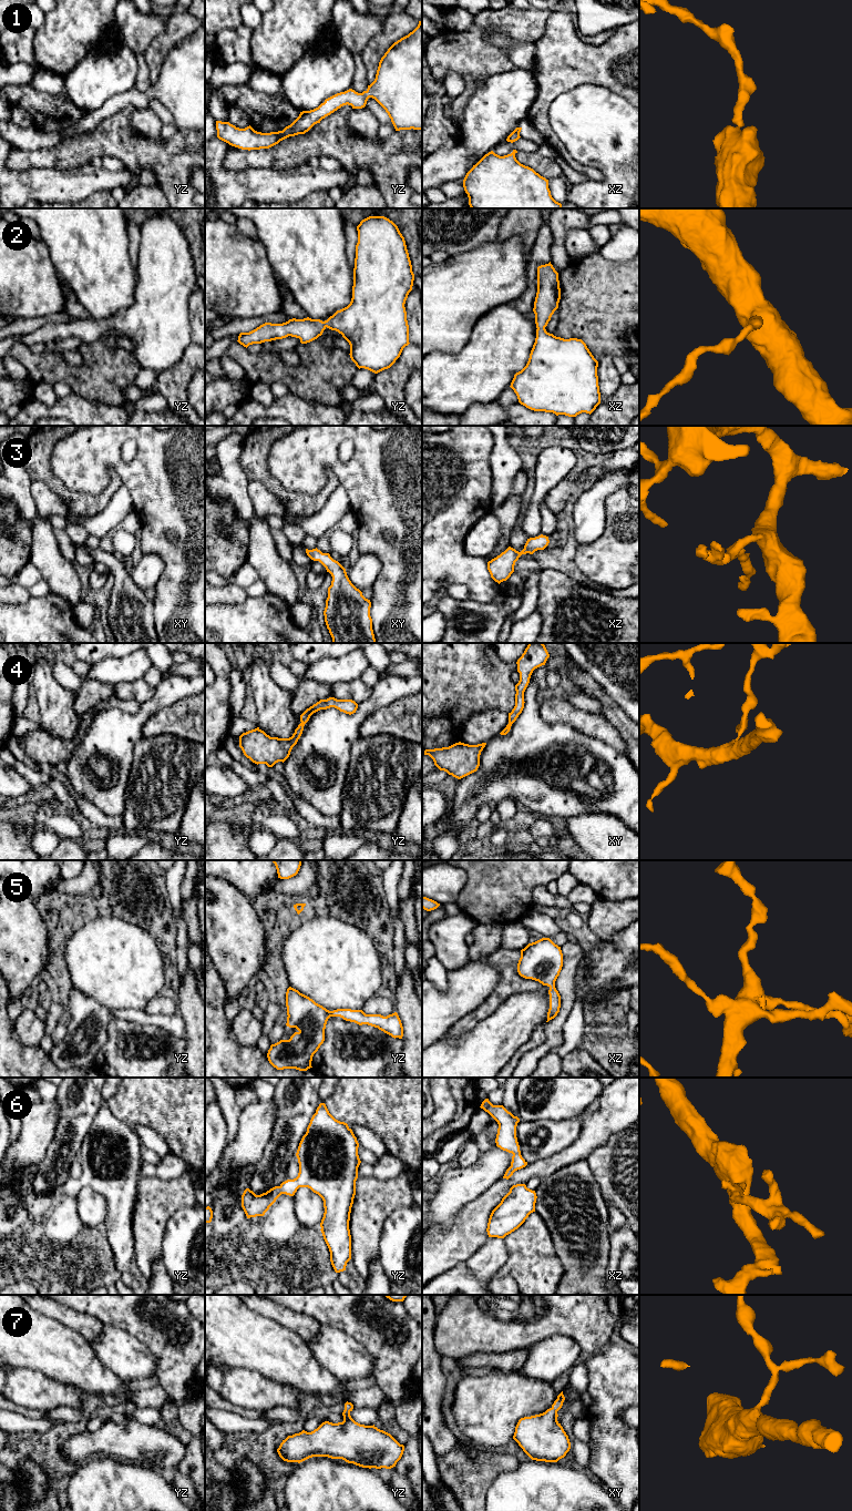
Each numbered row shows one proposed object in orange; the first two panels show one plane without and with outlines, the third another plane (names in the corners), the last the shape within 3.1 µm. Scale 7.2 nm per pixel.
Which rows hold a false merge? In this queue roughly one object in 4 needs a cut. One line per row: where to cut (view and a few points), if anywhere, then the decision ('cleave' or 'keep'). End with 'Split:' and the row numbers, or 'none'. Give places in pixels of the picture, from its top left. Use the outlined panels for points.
1: cut none; keep
2: cut none; keep
3: cut none; keep
4: cut none; keep
5: cut none; keep
6: cut none; keep
7: cut none; keep
Split: none

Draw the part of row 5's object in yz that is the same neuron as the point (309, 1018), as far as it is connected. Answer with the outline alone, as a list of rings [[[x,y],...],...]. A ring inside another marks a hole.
[[[291,987],[286,992],[286,1007],[288,1015],[286,1025],[298,1031],[289,1040],[280,1040],[270,1045],[267,1058],[277,1070],[307,1071],[312,1068],[312,1056],[325,1041],[325,1029],[330,1017],[340,1017],[359,1025],[378,1028],[394,1039],[403,1037],[403,1027],[397,1012],[383,1017],[366,1014],[362,1010],[329,1011]]]

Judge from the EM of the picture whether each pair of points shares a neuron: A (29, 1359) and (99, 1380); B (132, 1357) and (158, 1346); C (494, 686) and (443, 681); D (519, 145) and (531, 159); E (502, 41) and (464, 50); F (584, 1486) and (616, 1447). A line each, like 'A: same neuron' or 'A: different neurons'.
A: same neuron
B: different neurons
C: same neuron
D: different neurons
E: different neurons
F: different neurons

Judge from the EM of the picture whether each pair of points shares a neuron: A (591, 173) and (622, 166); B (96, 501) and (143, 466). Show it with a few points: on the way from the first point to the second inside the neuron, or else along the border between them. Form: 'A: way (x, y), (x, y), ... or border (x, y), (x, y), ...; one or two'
A: border (575, 160), (599, 170); two
B: border (116, 475), (122, 483); two

